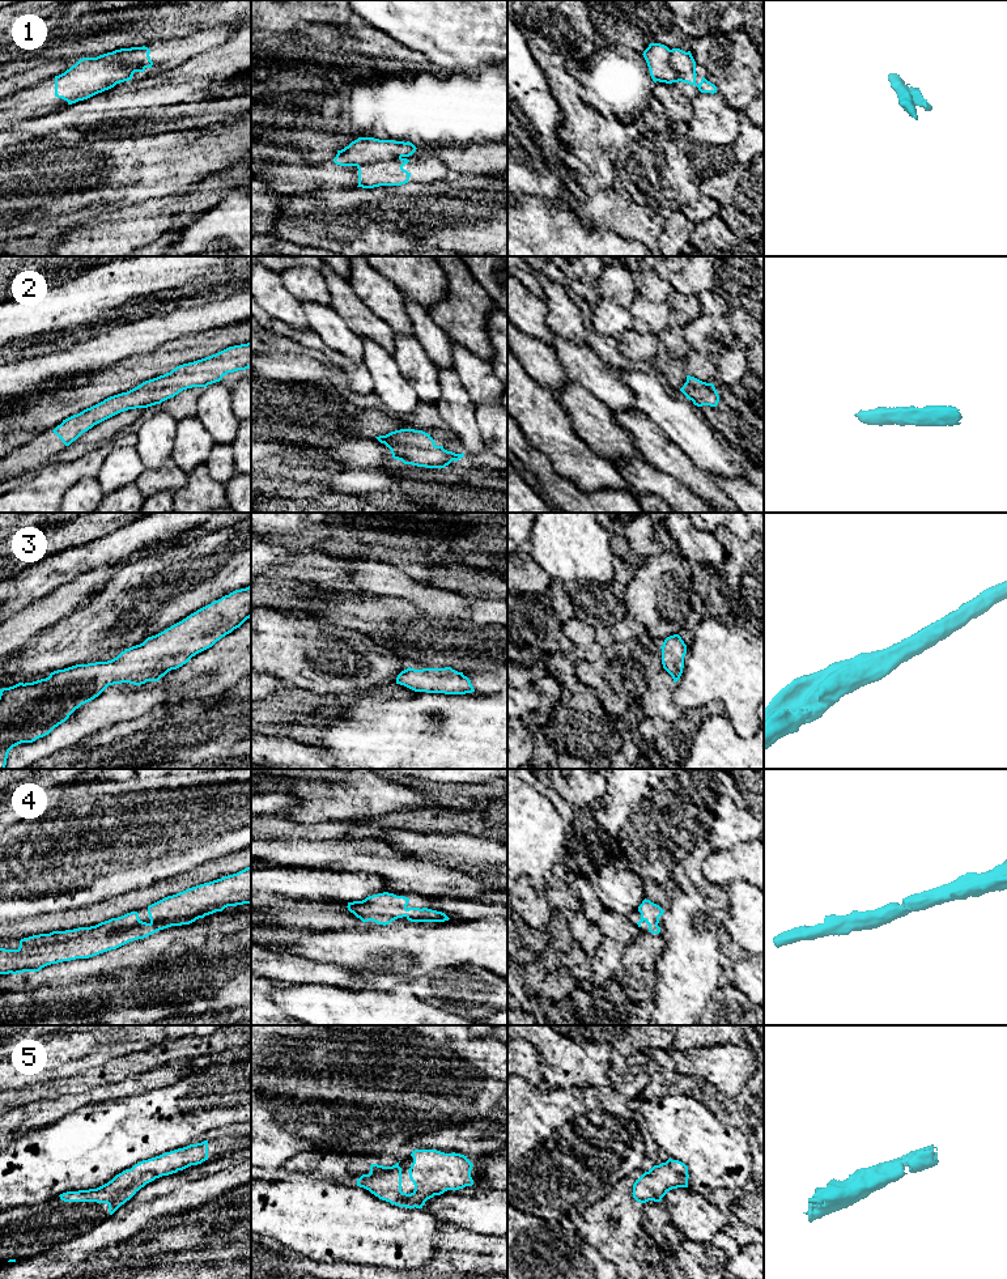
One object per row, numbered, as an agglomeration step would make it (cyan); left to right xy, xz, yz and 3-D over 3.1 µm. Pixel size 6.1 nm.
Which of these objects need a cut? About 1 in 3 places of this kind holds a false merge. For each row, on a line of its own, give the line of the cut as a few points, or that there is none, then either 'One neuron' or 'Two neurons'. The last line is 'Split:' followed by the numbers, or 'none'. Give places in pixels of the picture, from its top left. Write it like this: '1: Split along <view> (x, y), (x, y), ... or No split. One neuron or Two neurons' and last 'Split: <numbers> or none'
1: Split along xz (400, 157), (360, 164), (357, 166). Two neurons
2: No split. One neuron
3: No split. One neuron
4: No split. One neuron
5: No split. One neuron
Split: 1

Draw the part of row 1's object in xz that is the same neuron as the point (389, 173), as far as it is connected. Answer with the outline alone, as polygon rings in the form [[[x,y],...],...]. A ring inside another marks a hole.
[[[395,158],[370,165],[358,165],[358,186],[374,188],[379,186],[401,186],[408,183],[411,173],[403,169],[409,160]]]

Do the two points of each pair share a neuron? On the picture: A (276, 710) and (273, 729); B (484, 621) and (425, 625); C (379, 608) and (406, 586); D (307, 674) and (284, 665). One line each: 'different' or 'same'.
A: same
B: same
C: different
D: same

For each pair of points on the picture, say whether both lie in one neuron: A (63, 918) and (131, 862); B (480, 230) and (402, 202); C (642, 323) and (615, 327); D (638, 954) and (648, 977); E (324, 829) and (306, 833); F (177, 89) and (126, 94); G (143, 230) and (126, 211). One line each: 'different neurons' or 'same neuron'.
A: different neurons
B: same neuron
C: different neurons
D: same neuron
E: same neuron
F: same neuron
G: same neuron

